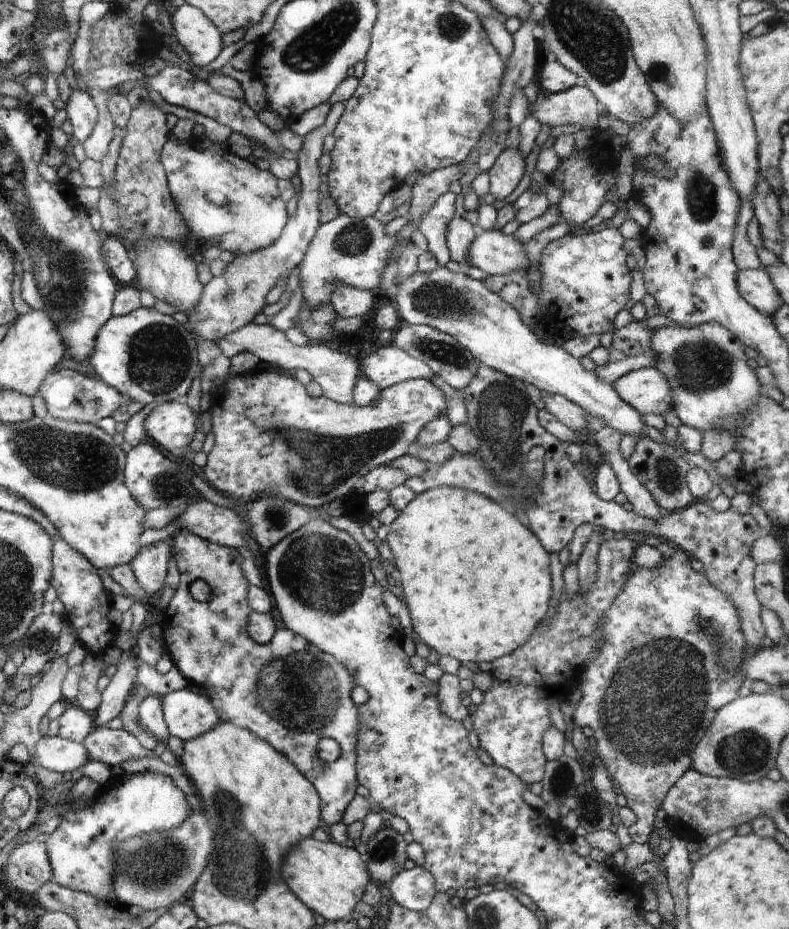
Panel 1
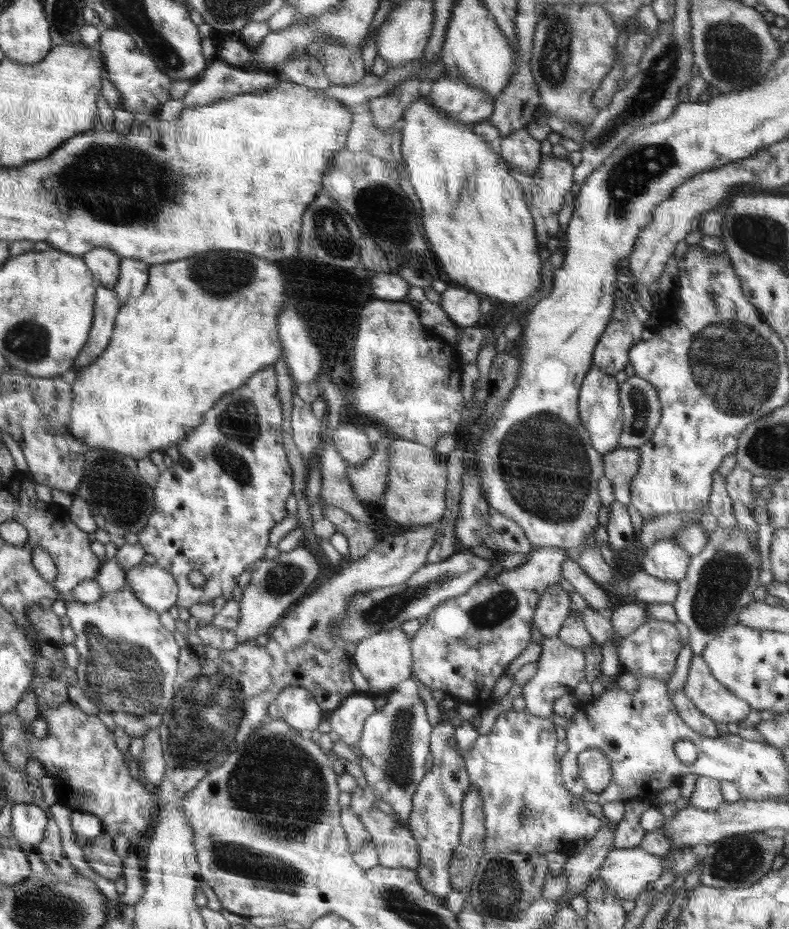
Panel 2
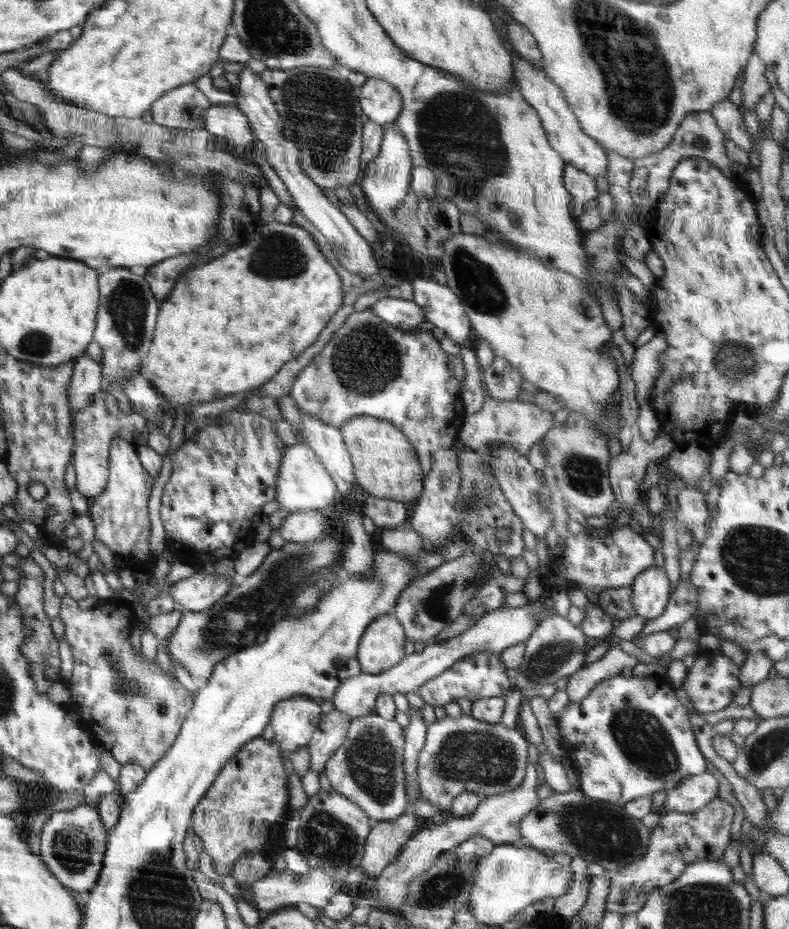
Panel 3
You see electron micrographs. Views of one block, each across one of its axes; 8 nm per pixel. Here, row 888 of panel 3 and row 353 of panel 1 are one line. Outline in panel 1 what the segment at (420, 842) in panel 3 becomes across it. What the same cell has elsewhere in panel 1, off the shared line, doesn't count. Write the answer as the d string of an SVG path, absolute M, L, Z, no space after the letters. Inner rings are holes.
M395 344L381 347L376 352L370 353L367 357L360 359L361 375L375 382L382 390L391 387L393 384L414 379L431 379L434 374L427 364L410 356L404 350L400 350Z

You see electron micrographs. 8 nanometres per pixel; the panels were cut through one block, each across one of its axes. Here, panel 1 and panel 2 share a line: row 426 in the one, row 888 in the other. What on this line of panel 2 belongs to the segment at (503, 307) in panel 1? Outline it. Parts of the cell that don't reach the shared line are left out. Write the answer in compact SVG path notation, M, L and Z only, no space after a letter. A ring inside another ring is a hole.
M640 847L614 848L604 859L598 878L617 899L636 900L663 873L663 858Z

